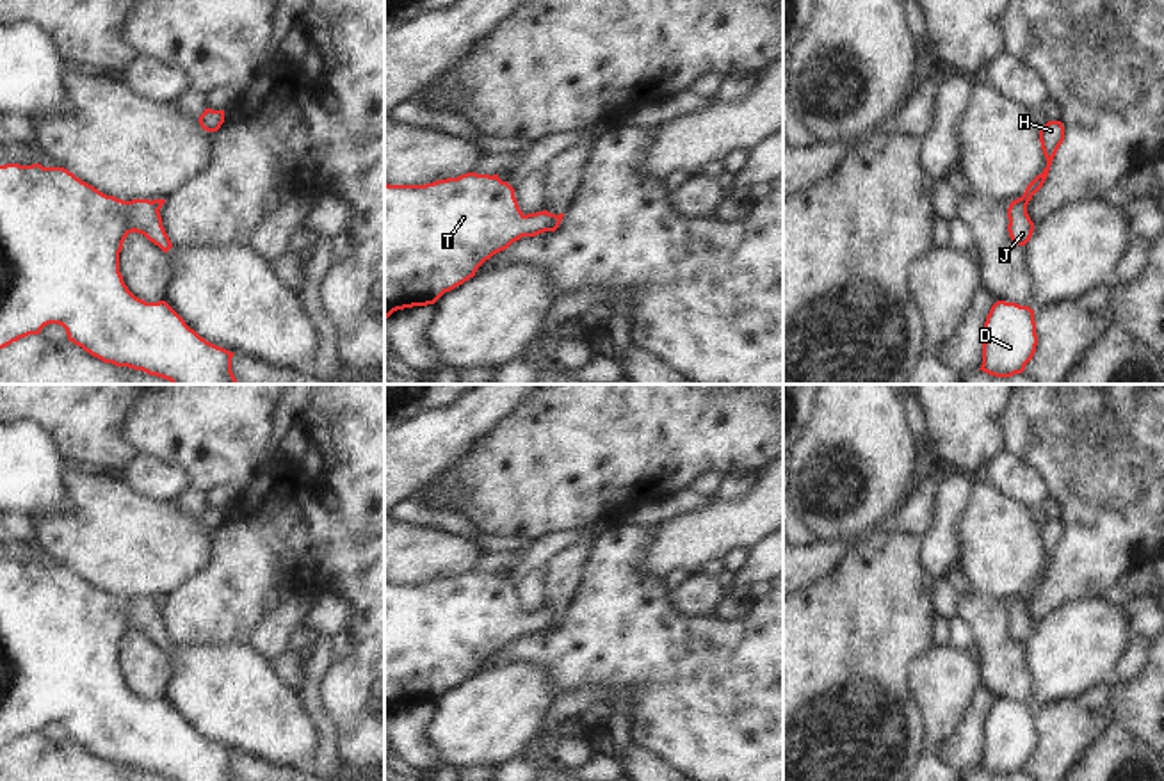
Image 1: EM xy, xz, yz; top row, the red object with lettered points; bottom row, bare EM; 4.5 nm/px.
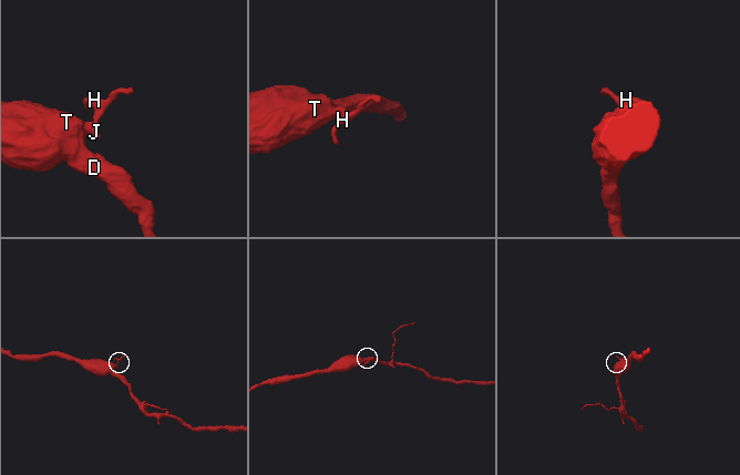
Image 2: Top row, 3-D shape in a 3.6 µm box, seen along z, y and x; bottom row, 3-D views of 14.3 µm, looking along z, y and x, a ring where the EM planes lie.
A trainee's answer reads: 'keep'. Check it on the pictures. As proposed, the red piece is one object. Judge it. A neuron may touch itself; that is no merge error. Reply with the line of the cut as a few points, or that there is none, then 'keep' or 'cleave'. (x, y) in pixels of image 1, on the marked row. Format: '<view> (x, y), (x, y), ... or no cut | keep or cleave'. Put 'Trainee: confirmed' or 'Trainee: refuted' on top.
Trainee: refuted
yz (1011, 201), (1026, 205) | cleave

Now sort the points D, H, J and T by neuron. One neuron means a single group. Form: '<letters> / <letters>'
D J T / H

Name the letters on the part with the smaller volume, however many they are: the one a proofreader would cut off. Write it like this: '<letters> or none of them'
H

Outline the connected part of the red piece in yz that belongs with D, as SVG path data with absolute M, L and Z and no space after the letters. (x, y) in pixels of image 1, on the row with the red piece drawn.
M997 301L984 322L982 365L995 377L1022 374L1038 345L1034 310Z

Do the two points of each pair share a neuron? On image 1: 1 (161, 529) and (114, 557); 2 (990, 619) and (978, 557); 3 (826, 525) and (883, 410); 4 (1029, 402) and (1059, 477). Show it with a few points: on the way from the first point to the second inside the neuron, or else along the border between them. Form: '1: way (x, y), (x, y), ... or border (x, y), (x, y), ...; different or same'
1: way (150, 539), (143, 547), (125, 547); same
2: border (972, 591), (983, 596), (1010, 600); different
3: way (858, 507), (865, 502), (869, 490), (869, 442); same
4: way (1047, 420), (1059, 433), (1059, 459); same

